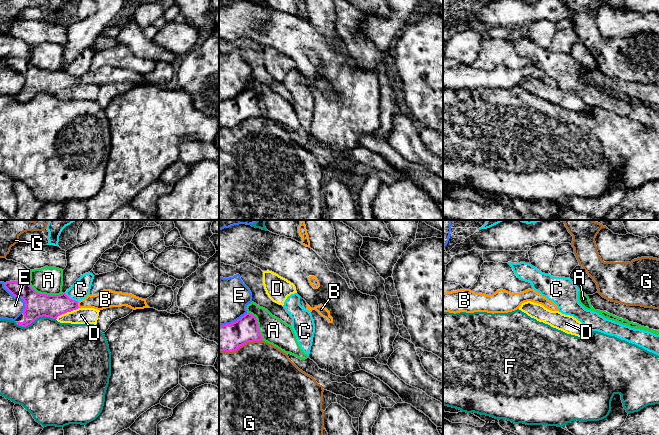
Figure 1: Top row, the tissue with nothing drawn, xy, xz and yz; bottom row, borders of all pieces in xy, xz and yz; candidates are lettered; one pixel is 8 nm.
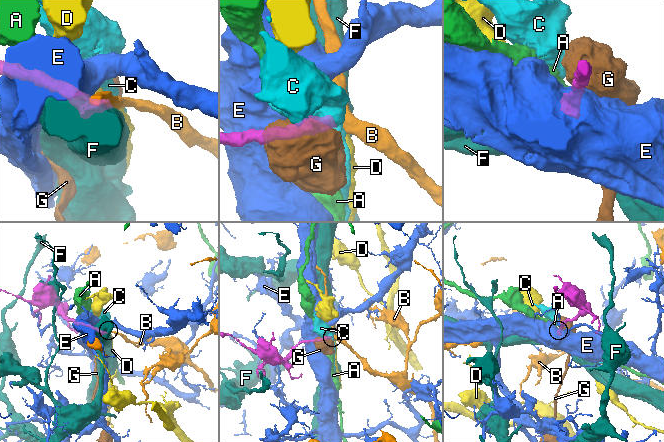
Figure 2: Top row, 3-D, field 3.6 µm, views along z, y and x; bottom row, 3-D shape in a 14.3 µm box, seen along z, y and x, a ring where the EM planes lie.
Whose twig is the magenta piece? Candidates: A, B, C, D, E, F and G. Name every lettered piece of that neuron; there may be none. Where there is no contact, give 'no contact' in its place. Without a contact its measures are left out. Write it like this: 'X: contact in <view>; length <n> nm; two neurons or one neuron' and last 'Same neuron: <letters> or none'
A: contact in xy; length 300 nm; two neurons
B: contact in xy; length 60 nm; one neuron
C: contact in xy; length 130 nm; two neurons
D: contact in xy; length 200 nm; two neurons
E: contact in xy; length 280 nm; two neurons
F: contact in xy; length 340 nm; two neurons
G: contact in xz; length 360 nm; two neurons
Same neuron: B

